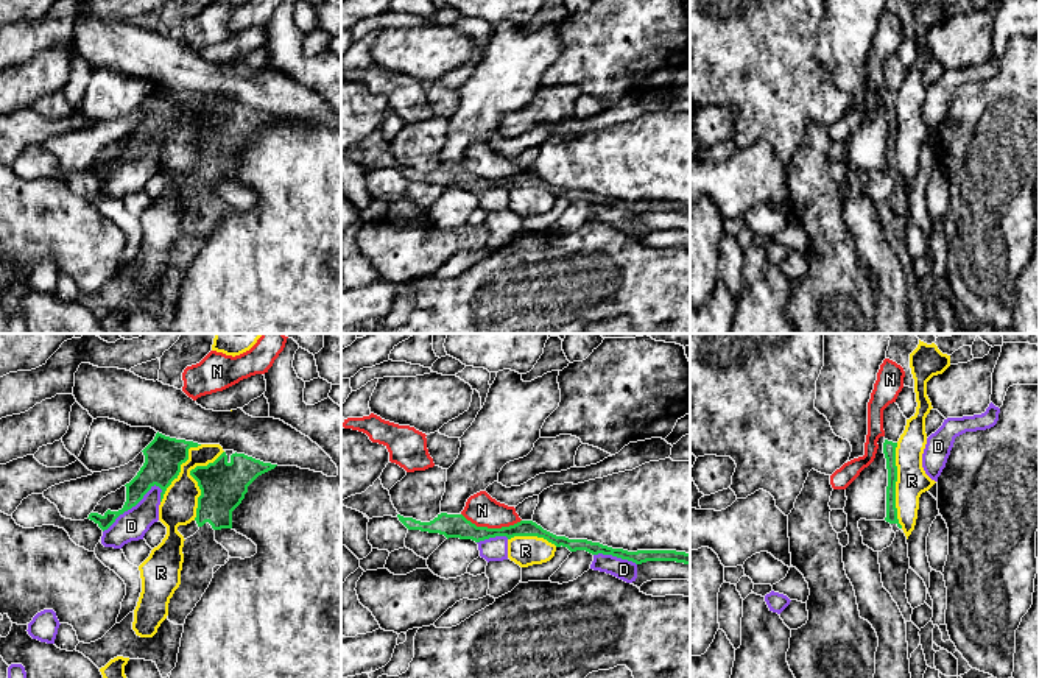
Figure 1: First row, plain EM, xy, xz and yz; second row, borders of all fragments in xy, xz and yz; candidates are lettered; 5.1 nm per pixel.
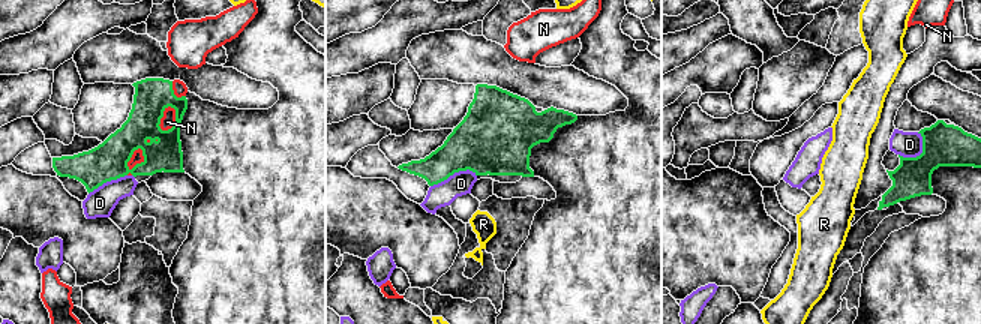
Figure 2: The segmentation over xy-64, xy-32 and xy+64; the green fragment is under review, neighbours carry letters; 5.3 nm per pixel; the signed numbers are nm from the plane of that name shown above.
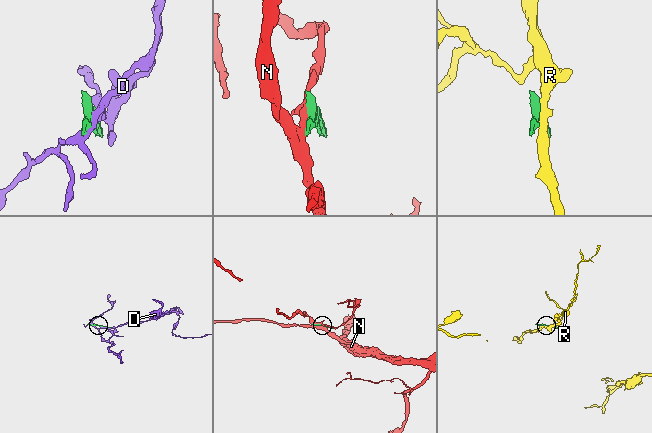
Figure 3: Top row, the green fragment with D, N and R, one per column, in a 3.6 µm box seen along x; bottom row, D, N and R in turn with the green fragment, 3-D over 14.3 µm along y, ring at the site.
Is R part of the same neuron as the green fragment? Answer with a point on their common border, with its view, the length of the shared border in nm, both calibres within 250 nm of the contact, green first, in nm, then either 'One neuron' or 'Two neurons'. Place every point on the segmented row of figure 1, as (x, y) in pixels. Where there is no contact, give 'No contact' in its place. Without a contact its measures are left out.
Touches green at yz (894, 485). Shared border 440 nm. Thickness 60 nm (green) against 160 nm. Two neurons

